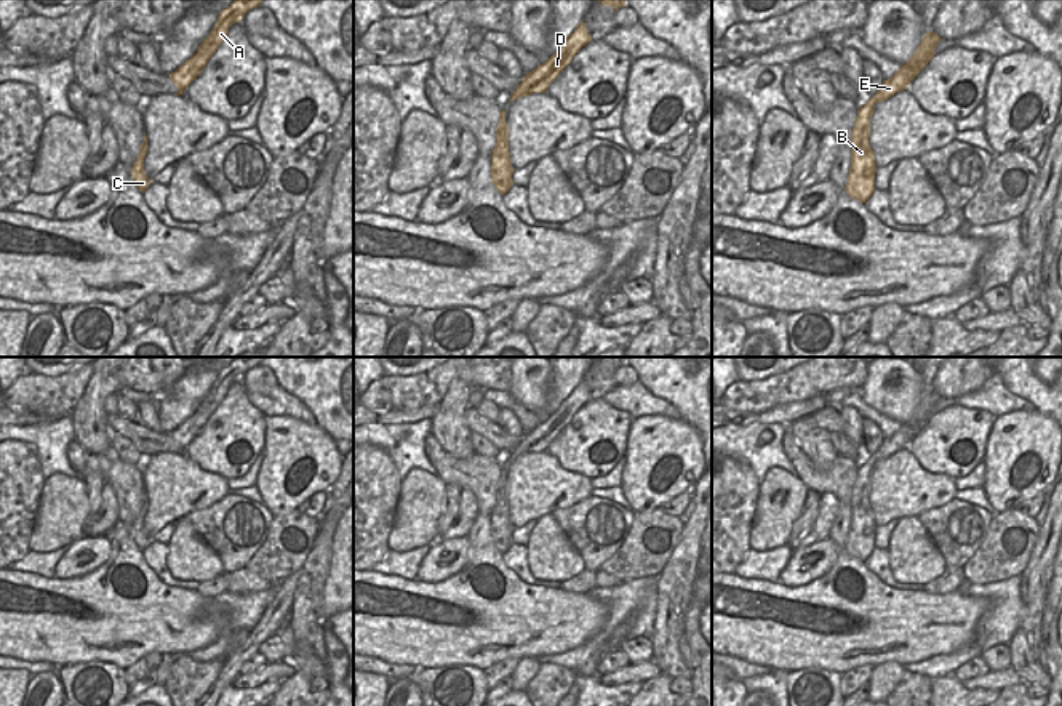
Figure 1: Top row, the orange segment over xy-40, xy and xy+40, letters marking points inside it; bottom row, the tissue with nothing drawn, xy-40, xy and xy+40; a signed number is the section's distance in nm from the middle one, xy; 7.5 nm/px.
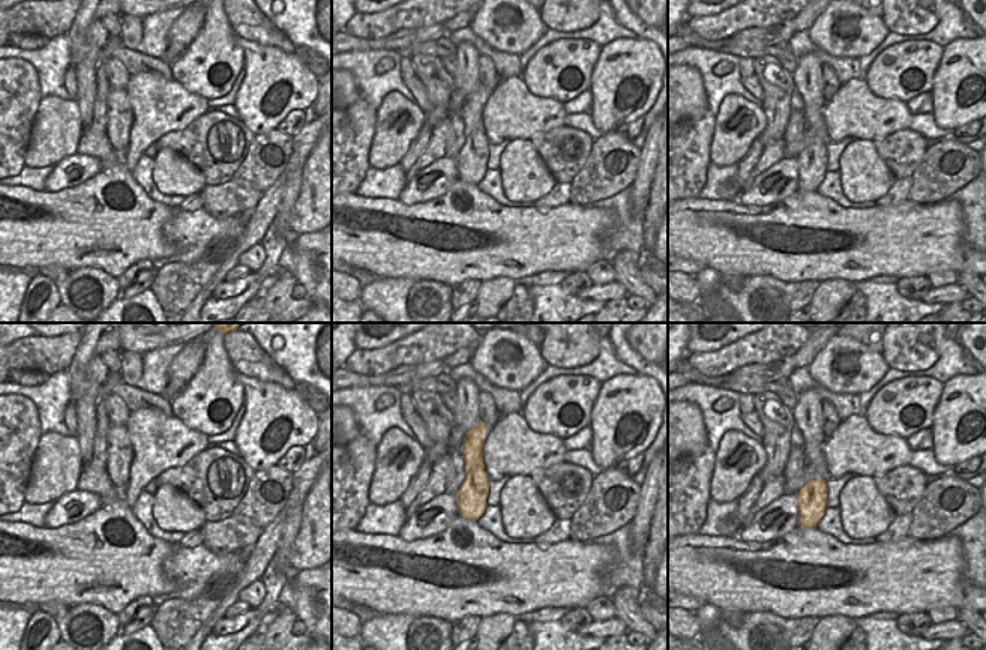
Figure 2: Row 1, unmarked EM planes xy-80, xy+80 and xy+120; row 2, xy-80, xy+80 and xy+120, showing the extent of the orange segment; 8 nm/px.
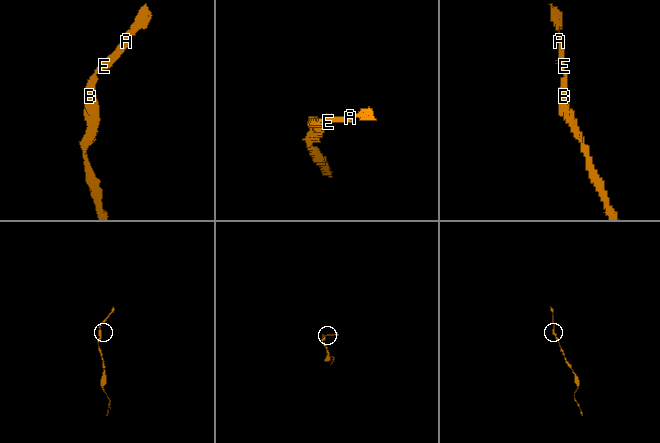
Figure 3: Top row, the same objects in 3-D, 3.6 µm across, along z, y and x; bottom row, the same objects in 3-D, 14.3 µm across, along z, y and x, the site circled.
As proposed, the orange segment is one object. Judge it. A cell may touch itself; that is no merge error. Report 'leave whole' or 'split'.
leave whole

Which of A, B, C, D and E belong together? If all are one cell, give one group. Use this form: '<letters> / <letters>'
A B C D E

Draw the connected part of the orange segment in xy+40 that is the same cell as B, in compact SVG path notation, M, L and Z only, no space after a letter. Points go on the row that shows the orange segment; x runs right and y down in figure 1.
M932 30L924 34L913 56L900 66L900 69L888 80L883 80L880 90L860 109L854 128L851 131L851 166L844 192L860 203L865 203L875 191L875 155L868 142L870 118L873 107L899 91L908 88L910 82L926 67L934 58L934 50L942 38Z

